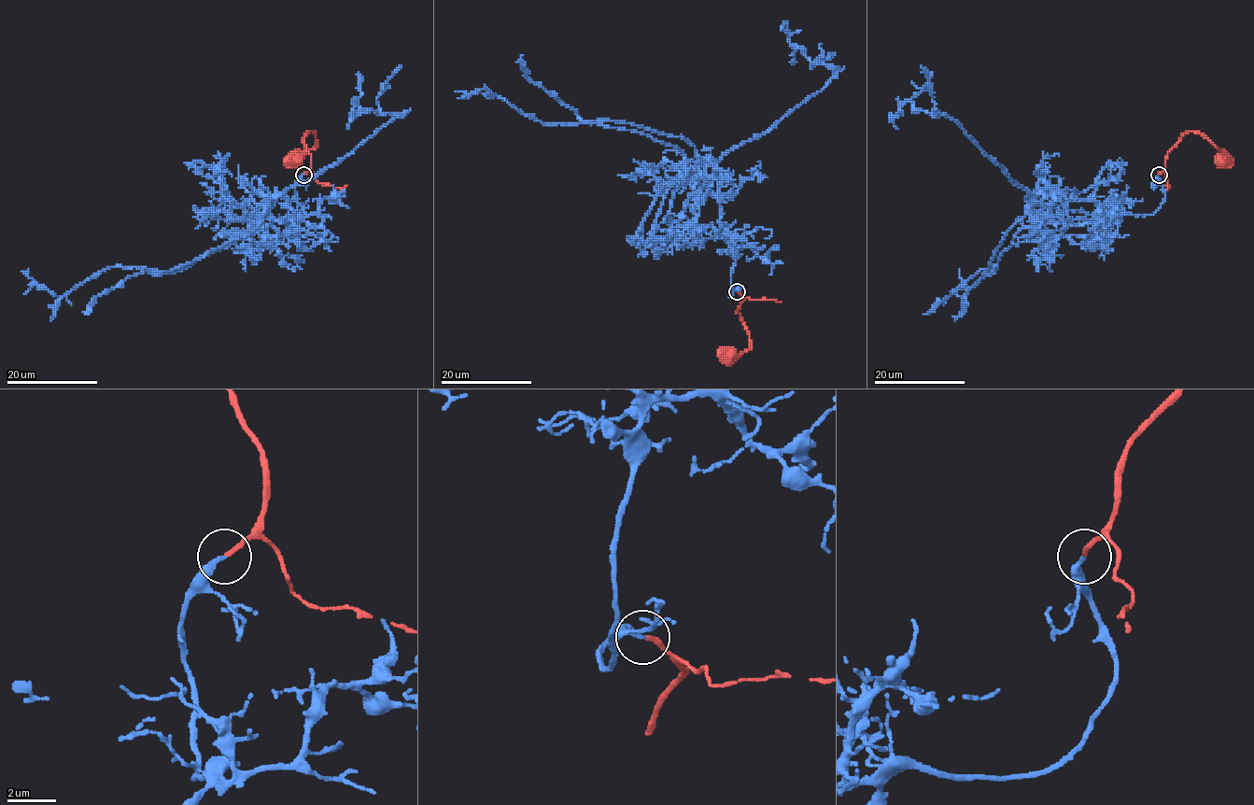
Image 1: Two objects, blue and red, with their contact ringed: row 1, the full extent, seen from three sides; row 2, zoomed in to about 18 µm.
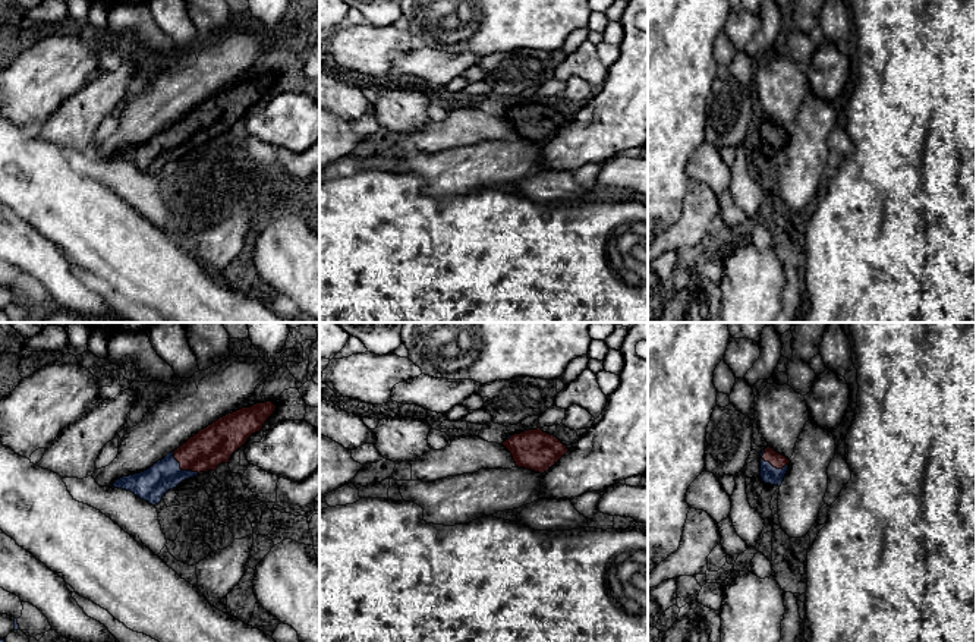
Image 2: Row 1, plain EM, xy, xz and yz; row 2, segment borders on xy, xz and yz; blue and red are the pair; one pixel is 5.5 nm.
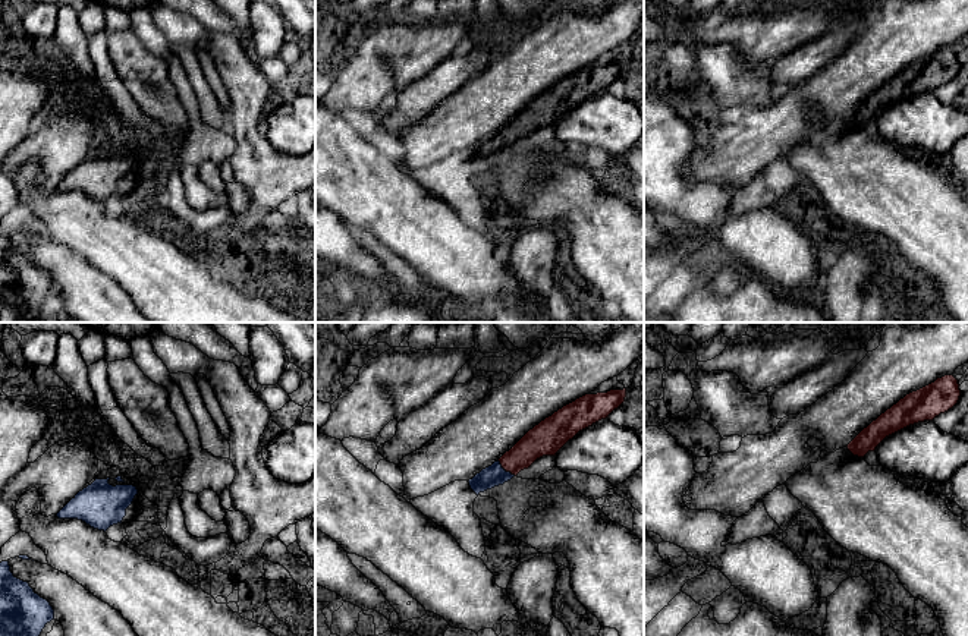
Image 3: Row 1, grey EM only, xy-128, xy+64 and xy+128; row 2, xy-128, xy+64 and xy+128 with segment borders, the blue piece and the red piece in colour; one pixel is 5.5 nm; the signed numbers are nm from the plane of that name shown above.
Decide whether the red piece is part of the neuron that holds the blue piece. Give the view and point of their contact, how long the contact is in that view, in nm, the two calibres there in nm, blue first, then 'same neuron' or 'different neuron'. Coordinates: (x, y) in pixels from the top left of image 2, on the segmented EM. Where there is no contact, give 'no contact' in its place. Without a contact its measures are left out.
meets blue in xy at (180, 469); contact 180 nm long; 170 nm thick on the blue side, 220 nm on the other; same neuron

